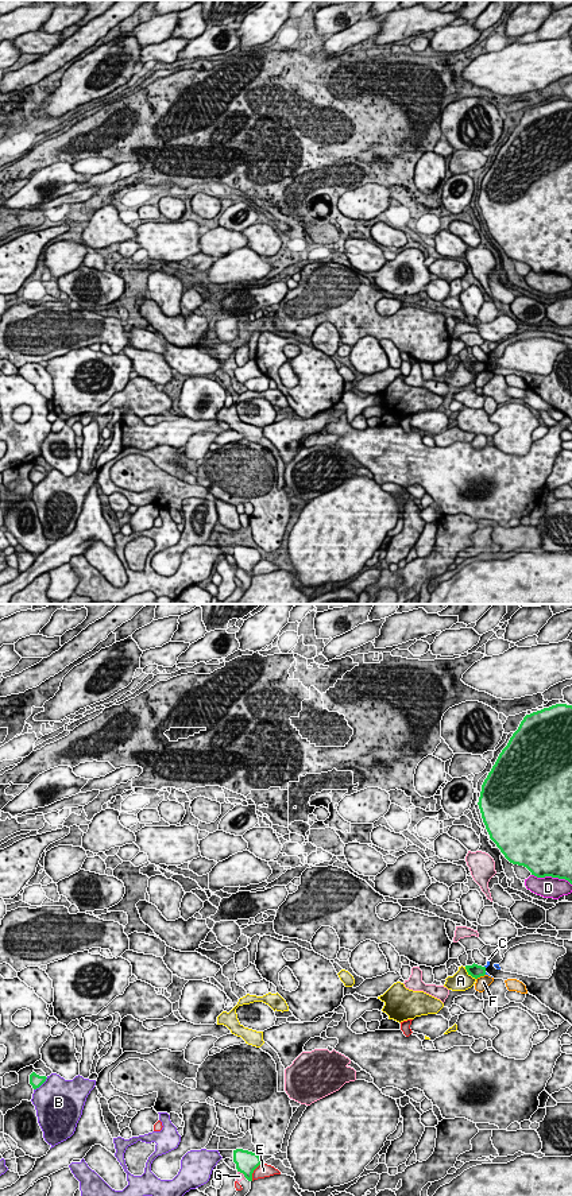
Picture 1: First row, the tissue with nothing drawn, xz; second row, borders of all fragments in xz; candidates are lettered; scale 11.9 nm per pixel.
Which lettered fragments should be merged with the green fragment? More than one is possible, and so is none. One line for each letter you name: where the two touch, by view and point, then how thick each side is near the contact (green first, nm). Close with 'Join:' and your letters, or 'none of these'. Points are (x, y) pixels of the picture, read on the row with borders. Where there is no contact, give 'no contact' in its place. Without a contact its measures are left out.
Join: none of these

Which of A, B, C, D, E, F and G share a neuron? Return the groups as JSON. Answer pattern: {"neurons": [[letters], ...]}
{"neurons": [["A"], ["B"], ["C"], ["D"], ["E"], ["F"], ["G"]]}

